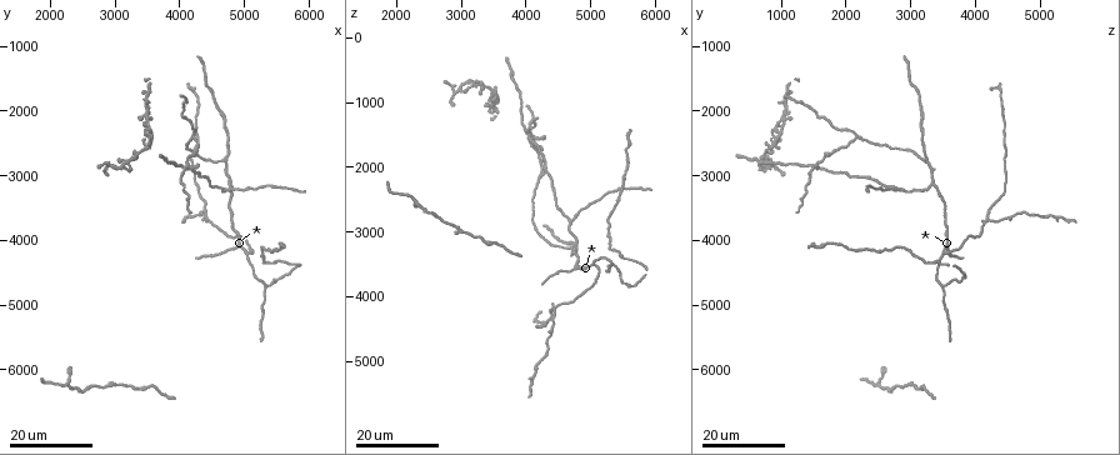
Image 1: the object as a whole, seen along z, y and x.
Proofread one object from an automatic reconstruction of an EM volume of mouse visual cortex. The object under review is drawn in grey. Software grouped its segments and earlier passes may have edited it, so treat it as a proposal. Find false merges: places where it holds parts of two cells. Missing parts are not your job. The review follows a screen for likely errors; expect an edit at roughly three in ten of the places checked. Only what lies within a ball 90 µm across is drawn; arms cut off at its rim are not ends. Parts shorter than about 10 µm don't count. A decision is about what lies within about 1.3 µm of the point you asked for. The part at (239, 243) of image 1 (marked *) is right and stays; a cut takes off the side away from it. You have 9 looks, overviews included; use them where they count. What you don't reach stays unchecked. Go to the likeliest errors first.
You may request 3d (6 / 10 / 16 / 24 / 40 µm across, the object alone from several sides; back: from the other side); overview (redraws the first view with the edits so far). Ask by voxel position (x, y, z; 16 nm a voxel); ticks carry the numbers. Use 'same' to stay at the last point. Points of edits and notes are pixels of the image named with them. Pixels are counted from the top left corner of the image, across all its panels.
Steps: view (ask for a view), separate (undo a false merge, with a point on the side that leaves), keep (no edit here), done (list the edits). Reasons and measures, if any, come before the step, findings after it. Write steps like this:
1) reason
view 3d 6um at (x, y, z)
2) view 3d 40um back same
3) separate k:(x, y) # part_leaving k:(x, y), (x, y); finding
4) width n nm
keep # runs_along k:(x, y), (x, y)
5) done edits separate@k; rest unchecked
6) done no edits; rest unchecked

looks like a crossing
view 3d 16um at (4400, 3700, 4200)

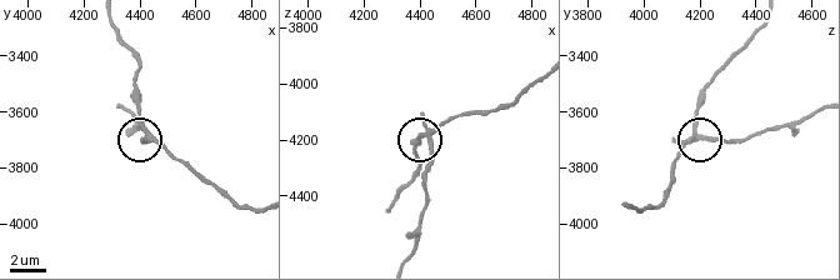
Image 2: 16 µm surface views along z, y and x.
view 3d 10um at (4430, 3690, 4190)

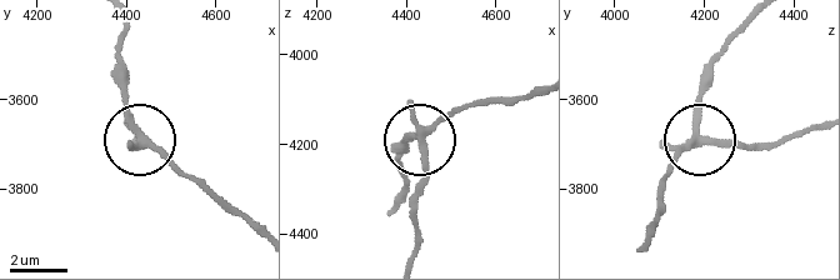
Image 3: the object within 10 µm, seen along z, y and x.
separate 3:(426, 173) # part_leaving 3:(418, 138), (425, 178), (413, 256); two cells meet here

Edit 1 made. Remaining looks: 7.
branch point
view 3d 16um at (4700, 2750, 3300)

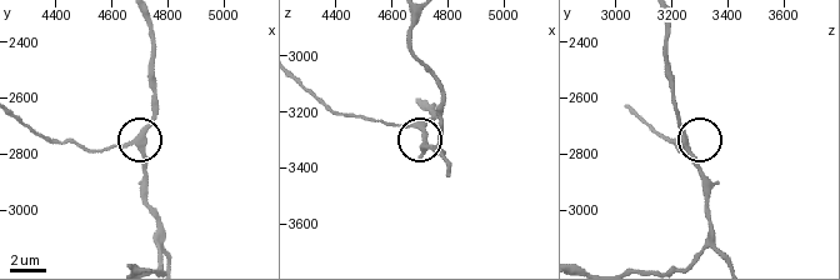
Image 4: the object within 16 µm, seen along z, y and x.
view 3d 6um at (4680, 2750, 3240)

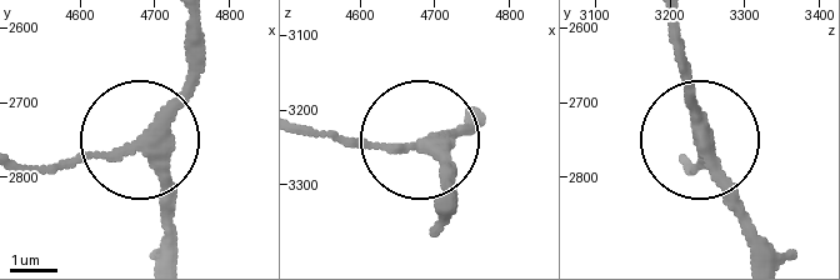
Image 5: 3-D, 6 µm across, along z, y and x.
view 3d 6um back at (4670, 2755, 3250)

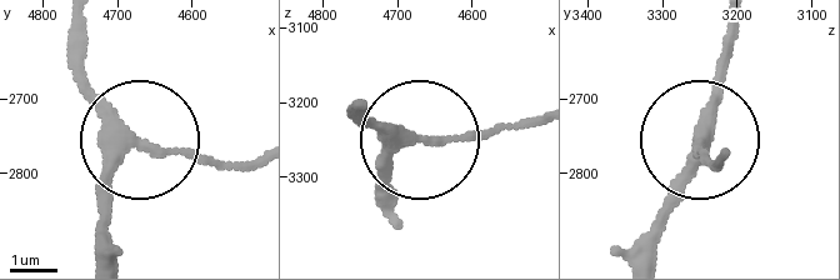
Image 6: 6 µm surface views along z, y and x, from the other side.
width 280 nm
keep # all the same cell

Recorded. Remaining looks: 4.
small branch off a trunk
view 3d 16um at (4250, 2350, 2200)

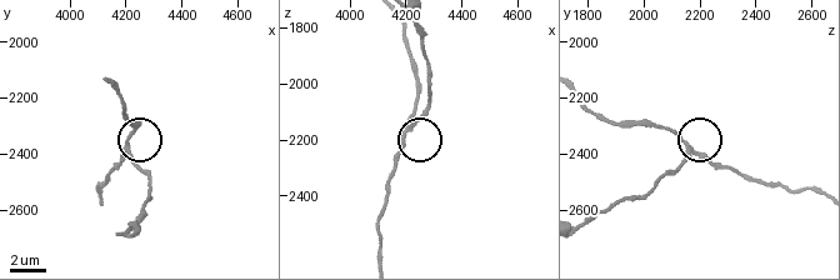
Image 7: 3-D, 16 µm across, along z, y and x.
closer look
view 3d 6um at (4210, 2390, 2170)

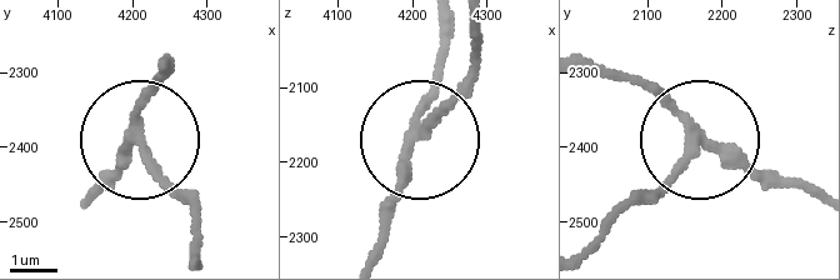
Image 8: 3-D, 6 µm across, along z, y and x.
width 200 nm
separate 8:(173, 190) # part_leaving 8:(134, 138), (185, 198), (193, 249); a second cell is stuck on

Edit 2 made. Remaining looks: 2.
done edits separate@3, separate@8; rest unchecked

